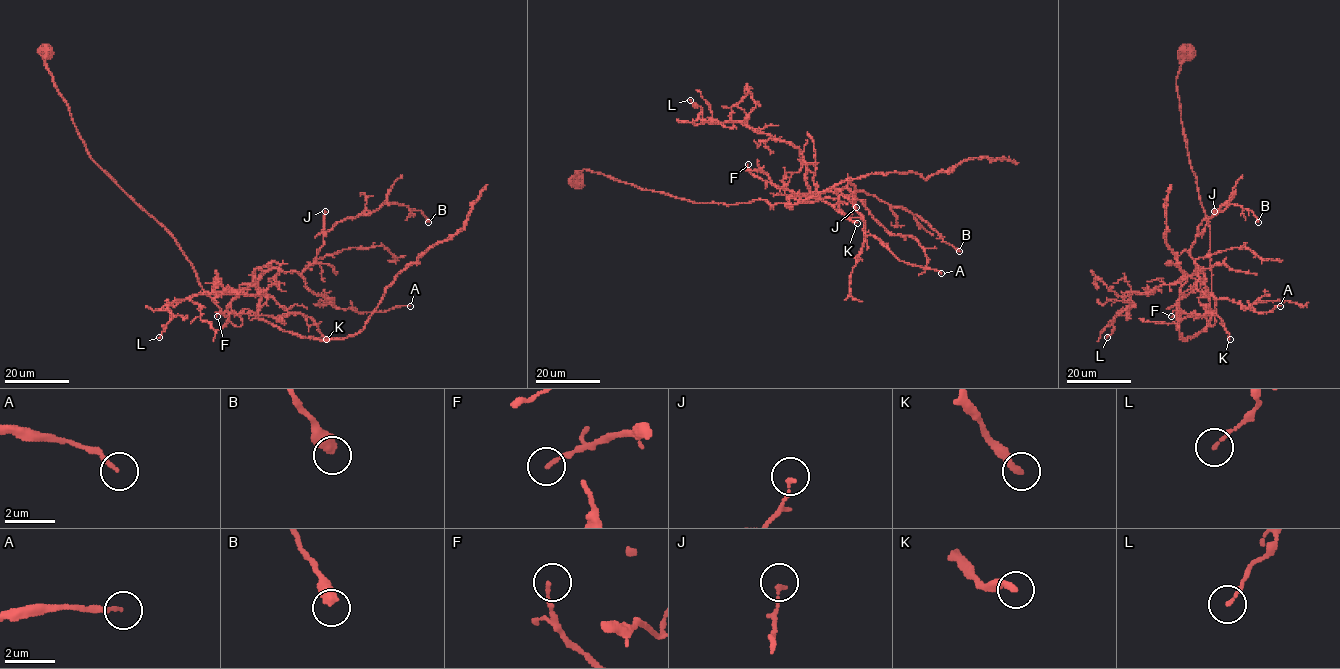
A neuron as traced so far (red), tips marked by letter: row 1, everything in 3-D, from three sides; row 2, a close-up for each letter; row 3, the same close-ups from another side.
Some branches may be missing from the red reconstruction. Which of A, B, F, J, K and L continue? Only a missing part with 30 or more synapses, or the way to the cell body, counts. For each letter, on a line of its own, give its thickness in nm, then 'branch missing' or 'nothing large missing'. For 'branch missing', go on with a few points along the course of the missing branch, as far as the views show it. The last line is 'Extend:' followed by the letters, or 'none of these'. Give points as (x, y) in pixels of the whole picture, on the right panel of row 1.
A: 150 nm thick; nothing large missing
B: 480 nm thick; nothing large missing
F: 150 nm thick; nothing large missing
J: 150 nm thick; nothing large missing
K: 300 nm thick; nothing large missing
L: 110 nm thick; nothing large missing
Extend: none of these

